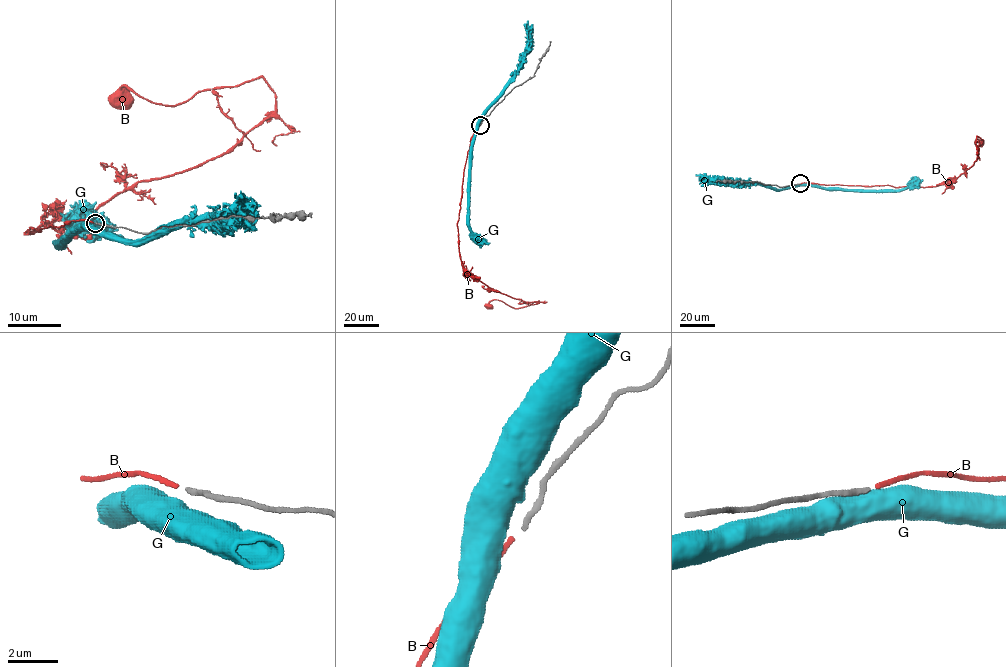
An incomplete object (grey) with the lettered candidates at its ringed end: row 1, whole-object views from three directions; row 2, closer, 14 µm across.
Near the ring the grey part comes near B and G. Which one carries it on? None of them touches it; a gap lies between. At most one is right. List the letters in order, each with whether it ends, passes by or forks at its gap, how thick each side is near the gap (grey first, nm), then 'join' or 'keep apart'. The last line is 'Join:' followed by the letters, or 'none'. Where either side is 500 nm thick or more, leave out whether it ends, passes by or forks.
B: it ends | 200/190 nm | join
G: 200/750 nm | keep apart
Join: B

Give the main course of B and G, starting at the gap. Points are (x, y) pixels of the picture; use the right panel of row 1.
B: (800, 183), (936, 186), (951, 183), (973, 164), (976, 136), (983, 141), (975, 144), (977, 139), (981, 142)
G: (800, 184), (772, 189), (750, 183)

